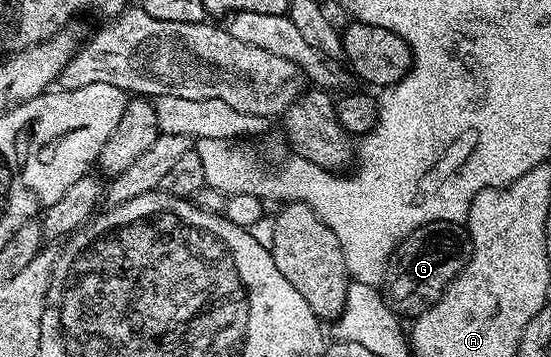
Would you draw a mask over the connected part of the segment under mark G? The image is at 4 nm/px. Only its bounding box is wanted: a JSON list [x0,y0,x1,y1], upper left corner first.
[383,221,473,319]

